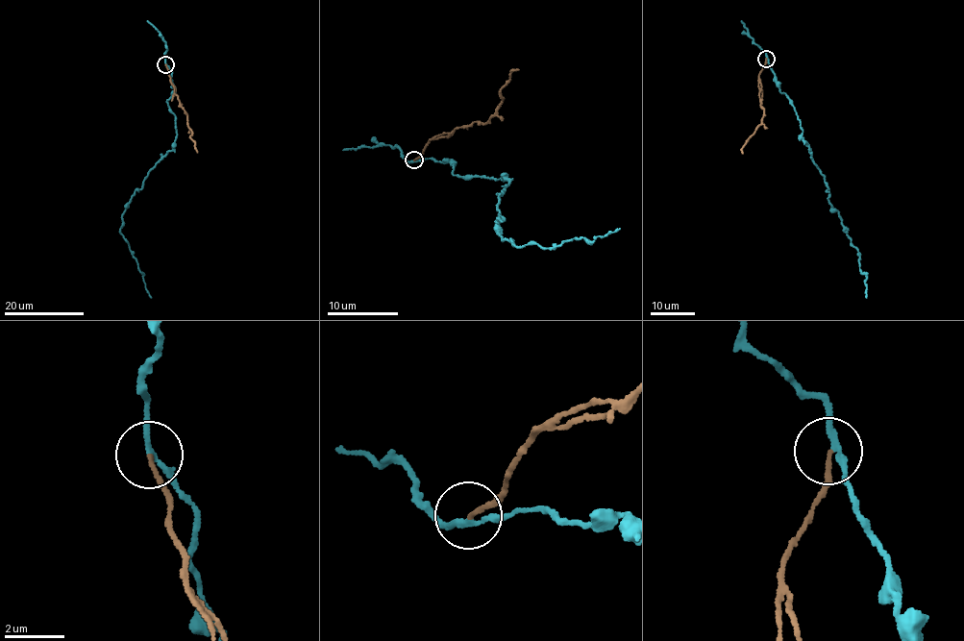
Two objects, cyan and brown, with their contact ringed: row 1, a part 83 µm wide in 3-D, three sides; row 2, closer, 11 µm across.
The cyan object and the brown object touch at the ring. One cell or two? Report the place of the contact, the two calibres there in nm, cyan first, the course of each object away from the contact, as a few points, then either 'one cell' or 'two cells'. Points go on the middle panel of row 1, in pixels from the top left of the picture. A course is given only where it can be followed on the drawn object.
(414, 160) | 160/110 nm | cyan via (414, 160), (507, 178), (496, 223), (514, 245), (589, 242), (619, 228) | brown via (414, 160), (440, 135), (473, 122), (490, 120), (503, 99), (501, 89), (512, 71), (519, 70) | two cells

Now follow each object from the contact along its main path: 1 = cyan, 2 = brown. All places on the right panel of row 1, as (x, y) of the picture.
1: (766, 58), (780, 92), (795, 107), (828, 201), (857, 250), (865, 298)
2: (765, 58), (758, 84), (762, 122), (742, 148), (743, 153)

